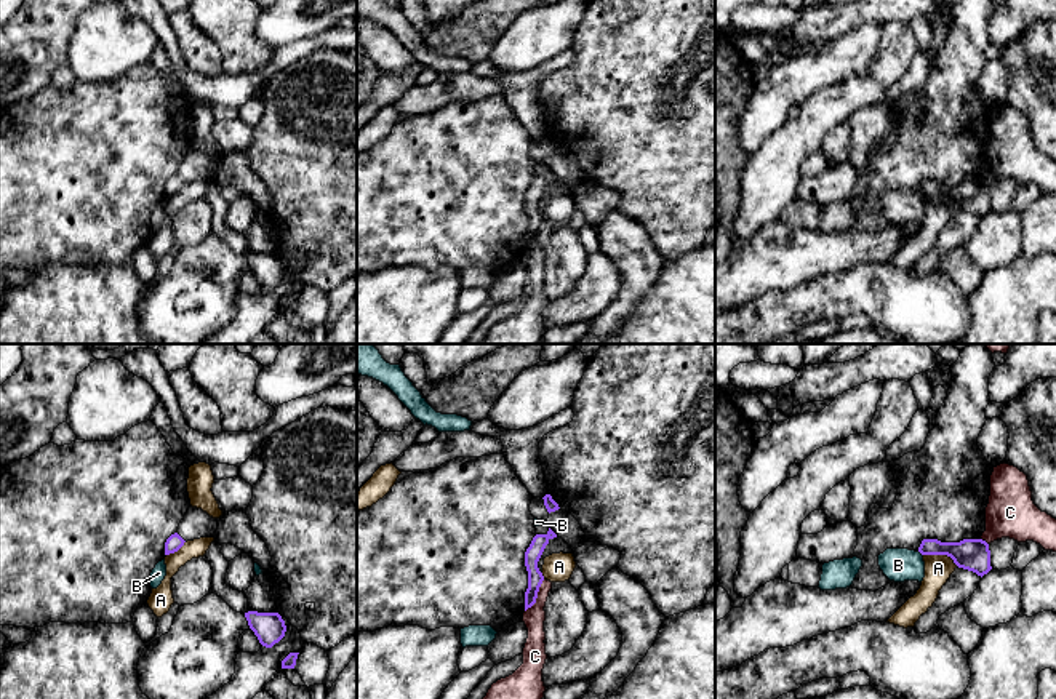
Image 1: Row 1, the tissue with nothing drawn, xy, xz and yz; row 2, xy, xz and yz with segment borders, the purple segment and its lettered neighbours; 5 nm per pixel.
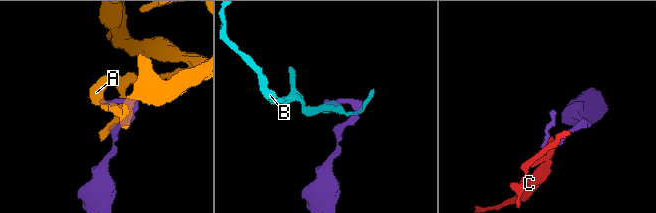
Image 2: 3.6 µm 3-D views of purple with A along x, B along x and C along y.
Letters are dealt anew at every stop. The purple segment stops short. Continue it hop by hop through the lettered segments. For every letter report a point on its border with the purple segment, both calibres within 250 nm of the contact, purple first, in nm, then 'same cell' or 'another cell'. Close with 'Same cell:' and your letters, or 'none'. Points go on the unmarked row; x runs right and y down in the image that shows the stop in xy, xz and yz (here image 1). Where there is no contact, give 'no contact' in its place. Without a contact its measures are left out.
A: yz (941, 195) | 160/140 nm | another cell
B: yz (920, 194) | 160/170 nm | another cell
C: xz (536, 237) | 80/110 nm | another cell
Same cell: none

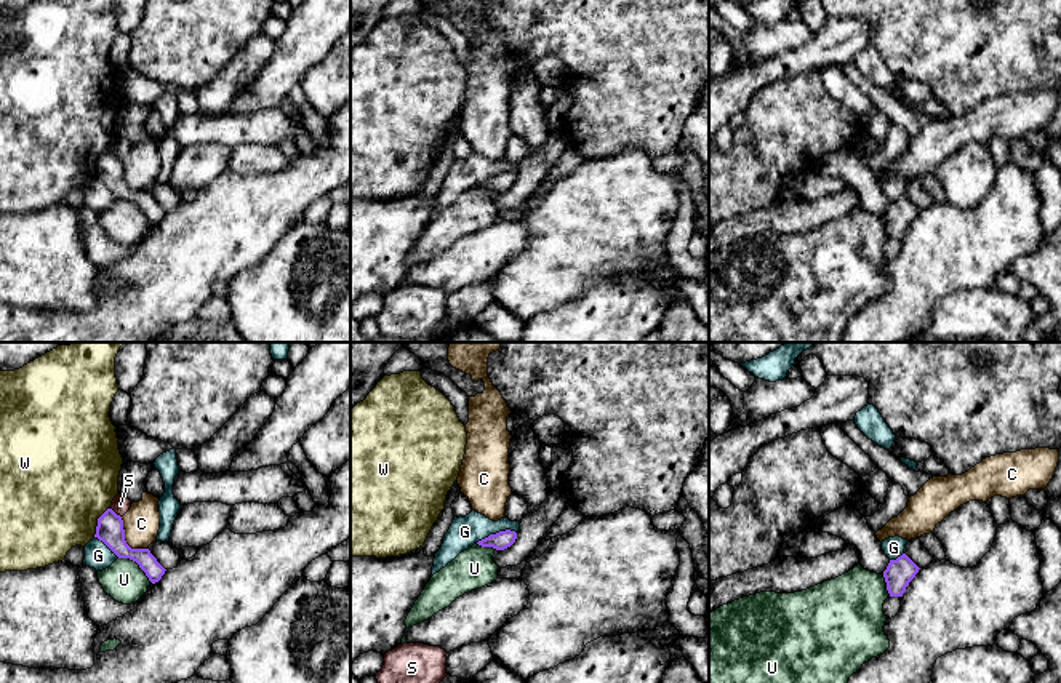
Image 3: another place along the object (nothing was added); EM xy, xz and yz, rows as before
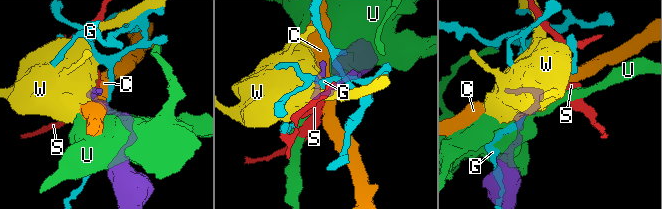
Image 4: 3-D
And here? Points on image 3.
C: xy (124, 181) | 140/190 nm | another cell
G: xz (496, 175) | 90/160 nm | another cell
S: xy (114, 154) | 140/90 nm | another cell
U: xy (136, 203) | 140/200 nm | another cell
W: xy (98, 163) | 140/480 nm | another cell
Same cell: none

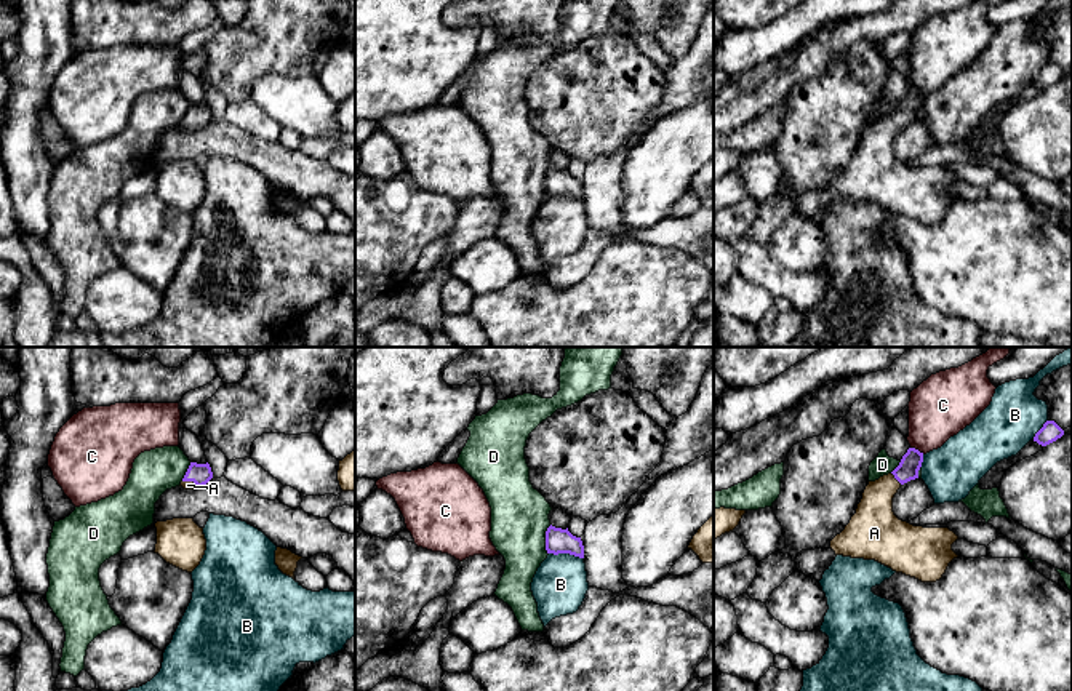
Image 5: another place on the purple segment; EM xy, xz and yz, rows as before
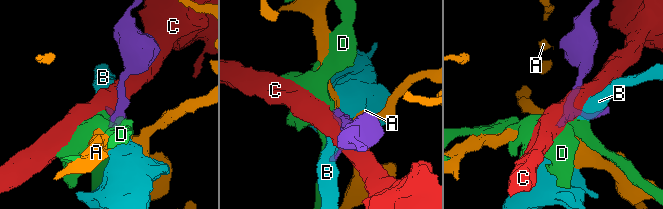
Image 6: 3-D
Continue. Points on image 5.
A: yz (896, 120) | 110/220 nm | same cell
B: xz (567, 194) | 130/280 nm | another cell
C: yz (917, 91) | 110/300 nm | another cell
D: xz (546, 181) | 130/280 nm | another cell
Same cell: A

